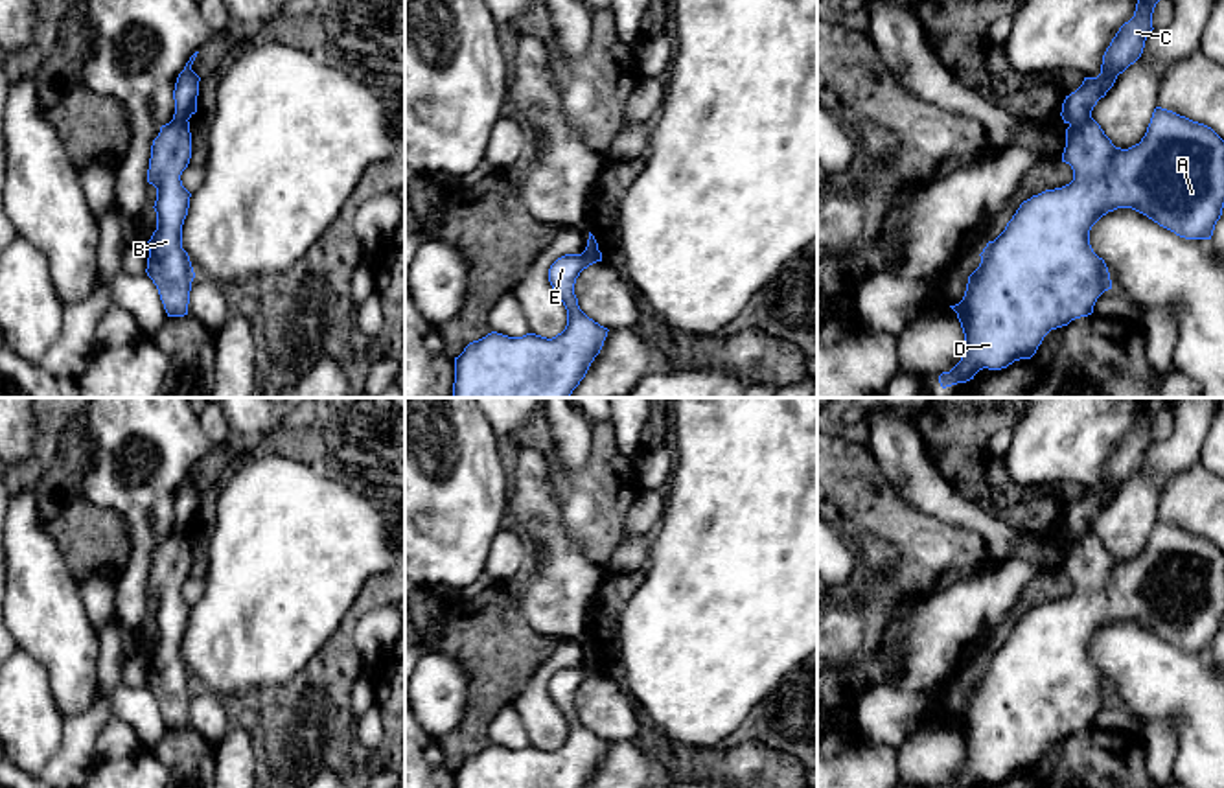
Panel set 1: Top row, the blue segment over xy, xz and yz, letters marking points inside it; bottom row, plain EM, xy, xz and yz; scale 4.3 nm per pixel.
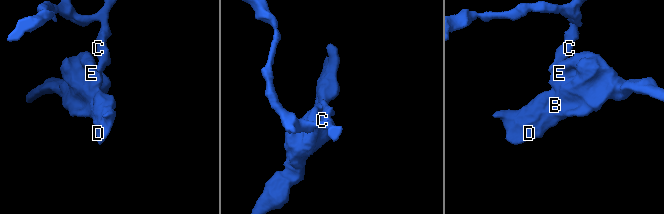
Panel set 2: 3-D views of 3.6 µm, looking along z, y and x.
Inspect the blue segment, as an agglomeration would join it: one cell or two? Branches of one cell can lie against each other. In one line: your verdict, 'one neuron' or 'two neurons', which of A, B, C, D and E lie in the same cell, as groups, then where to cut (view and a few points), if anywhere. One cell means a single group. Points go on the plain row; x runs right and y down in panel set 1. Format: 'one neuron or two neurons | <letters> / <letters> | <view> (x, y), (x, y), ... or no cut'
two neurons | A B D E / C | yz (1090, 527), (1070, 538)

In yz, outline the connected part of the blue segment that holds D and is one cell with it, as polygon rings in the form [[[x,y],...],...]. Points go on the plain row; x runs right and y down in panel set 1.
[[[1156,519],[1139,556],[1121,562],[1112,556],[1090,528],[1066,541],[1062,574],[1073,582],[1073,593],[1023,613],[1005,643],[983,661],[979,679],[968,689],[964,709],[950,718],[964,746],[961,773],[941,788],[976,788],[979,782],[1001,782],[1020,771],[1031,771],[1044,749],[1071,733],[1093,725],[1097,711],[1112,701],[1108,679],[1090,657],[1091,639],[1108,624],[1132,620],[1185,652],[1211,652],[1224,620],[1224,552],[1207,538]]]

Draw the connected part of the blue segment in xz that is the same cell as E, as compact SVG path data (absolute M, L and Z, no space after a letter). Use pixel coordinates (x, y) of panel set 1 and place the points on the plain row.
M585 659L582 666L558 670L548 681L548 694L567 722L561 746L547 751L491 744L455 770L455 788L585 788L609 742L580 722L574 696L596 674L602 674L602 665Z

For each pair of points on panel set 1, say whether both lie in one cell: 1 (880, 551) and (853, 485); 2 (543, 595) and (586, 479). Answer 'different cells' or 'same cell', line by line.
1: different cells
2: different cells

